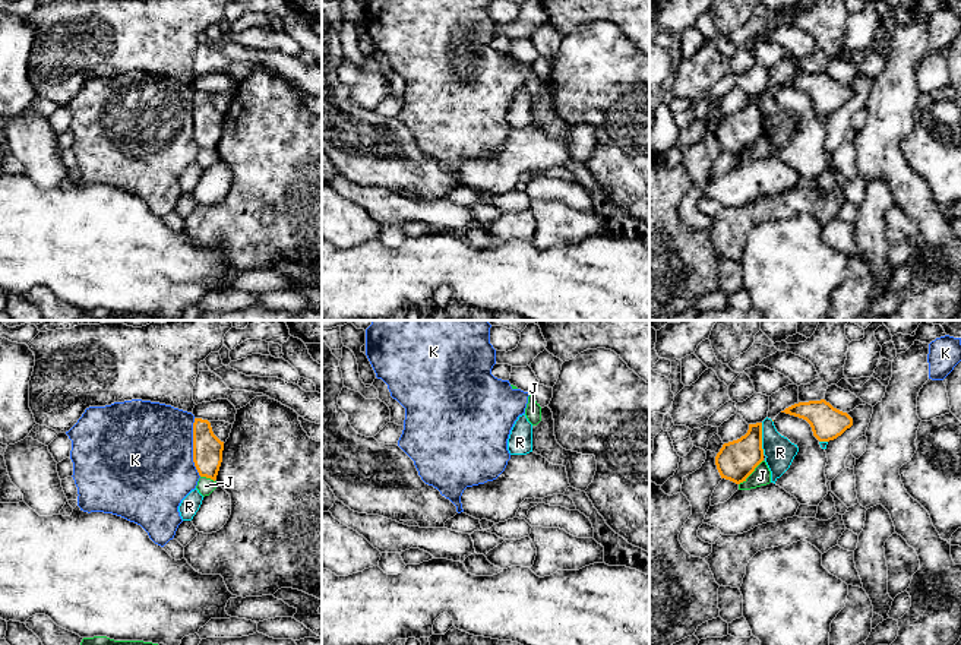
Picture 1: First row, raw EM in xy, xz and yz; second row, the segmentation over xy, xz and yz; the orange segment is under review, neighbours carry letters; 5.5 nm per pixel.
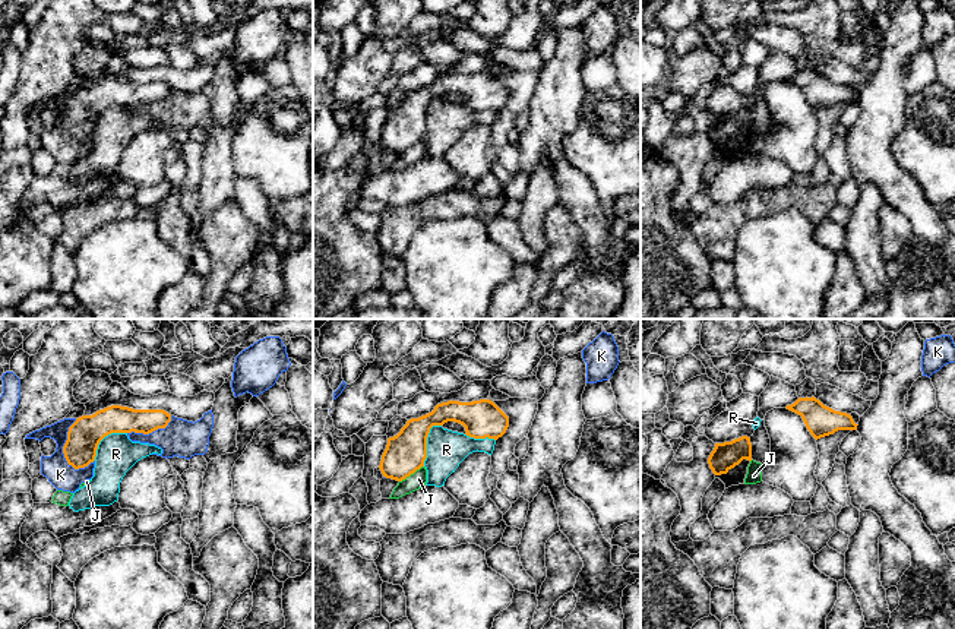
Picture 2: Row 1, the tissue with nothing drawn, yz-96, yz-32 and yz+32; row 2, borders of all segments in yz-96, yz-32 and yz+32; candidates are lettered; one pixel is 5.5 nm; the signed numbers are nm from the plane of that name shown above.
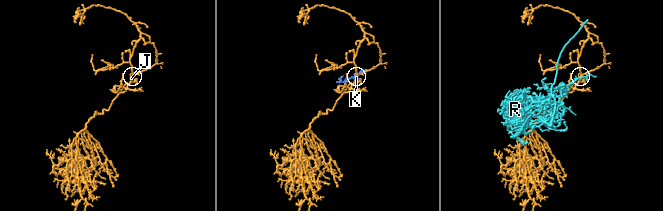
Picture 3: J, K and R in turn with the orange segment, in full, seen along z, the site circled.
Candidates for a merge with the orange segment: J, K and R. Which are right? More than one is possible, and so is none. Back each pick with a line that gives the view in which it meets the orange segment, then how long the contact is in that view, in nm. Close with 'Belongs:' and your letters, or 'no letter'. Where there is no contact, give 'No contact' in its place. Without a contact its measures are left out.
Belongs: no letter

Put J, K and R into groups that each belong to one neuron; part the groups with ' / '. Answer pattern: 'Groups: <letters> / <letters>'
Groups: J / K / R

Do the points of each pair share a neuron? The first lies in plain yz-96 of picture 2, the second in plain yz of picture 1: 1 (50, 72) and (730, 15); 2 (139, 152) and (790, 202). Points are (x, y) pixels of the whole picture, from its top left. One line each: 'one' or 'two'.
1: one
2: two

